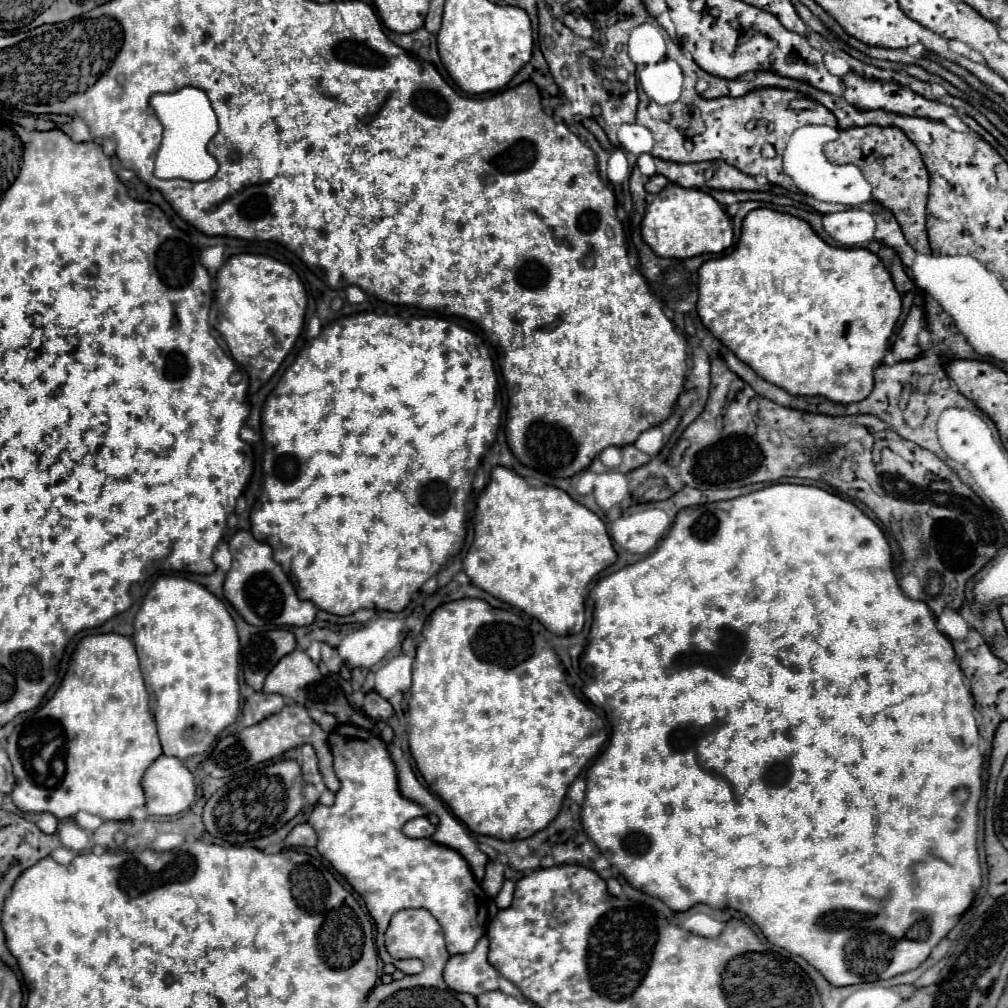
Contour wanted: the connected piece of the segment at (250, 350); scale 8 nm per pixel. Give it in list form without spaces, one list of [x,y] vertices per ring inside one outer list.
[[[255,253],[229,257],[219,269],[215,281],[219,307],[217,329],[227,341],[231,355],[251,375],[251,391],[257,391],[279,369],[303,329],[307,307],[305,287],[289,265]]]

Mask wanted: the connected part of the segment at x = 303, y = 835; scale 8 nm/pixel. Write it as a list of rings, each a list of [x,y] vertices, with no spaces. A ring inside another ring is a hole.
[[[301,823],[291,829],[289,837],[285,839],[285,847],[315,847],[317,835],[309,823]]]

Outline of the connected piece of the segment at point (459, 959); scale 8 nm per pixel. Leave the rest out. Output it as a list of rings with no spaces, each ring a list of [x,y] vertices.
[[[483,935],[471,953],[453,955],[443,971],[443,979],[449,985],[449,989],[457,993],[469,993],[475,997],[499,989],[499,973],[487,961],[487,953],[489,939],[487,935]]]

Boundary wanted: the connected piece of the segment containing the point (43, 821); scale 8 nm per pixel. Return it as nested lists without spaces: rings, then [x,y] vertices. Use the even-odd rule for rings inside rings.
[[[41,813],[39,819],[37,819],[37,827],[39,827],[43,833],[51,835],[51,833],[57,831],[57,819],[55,819],[51,813]]]

